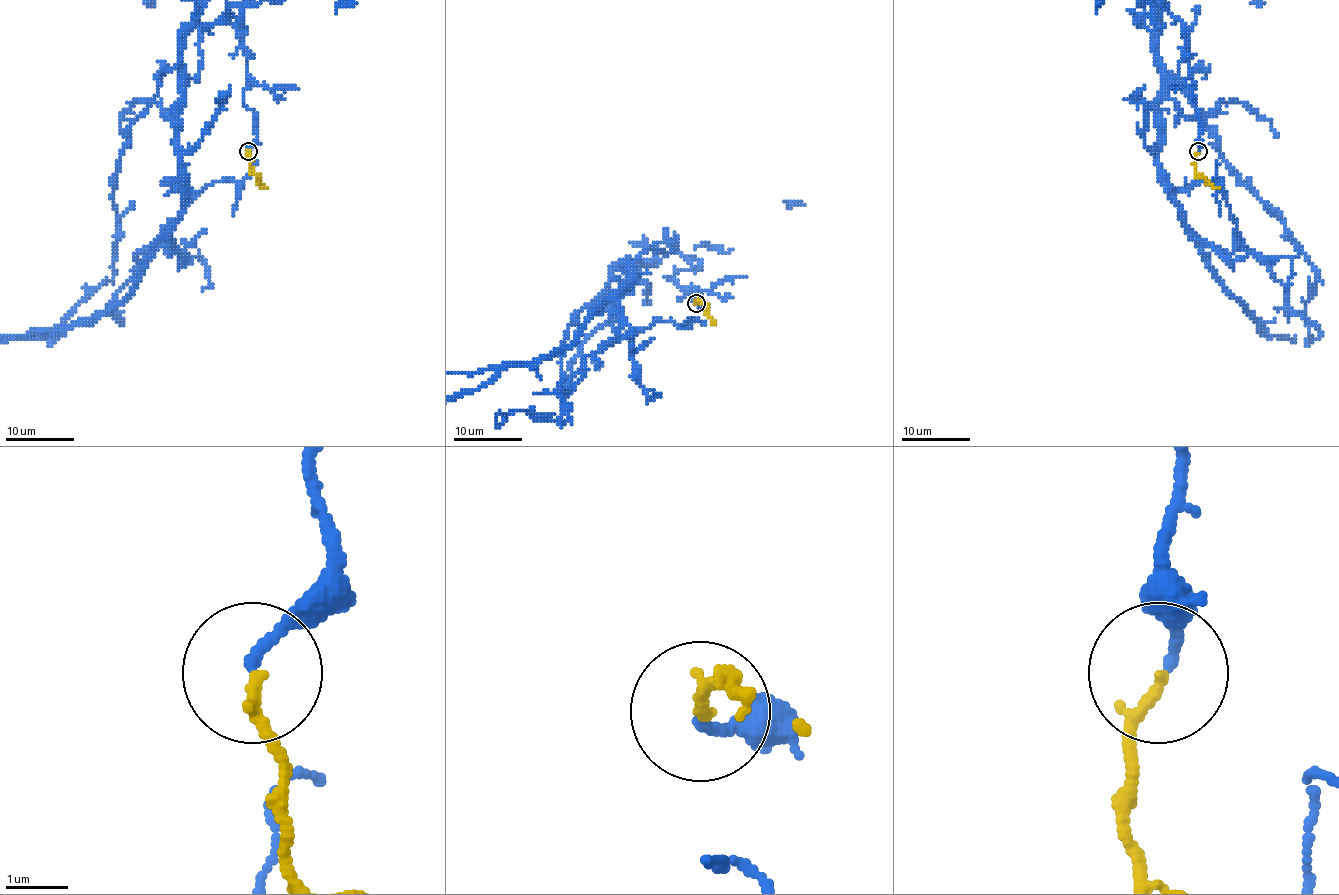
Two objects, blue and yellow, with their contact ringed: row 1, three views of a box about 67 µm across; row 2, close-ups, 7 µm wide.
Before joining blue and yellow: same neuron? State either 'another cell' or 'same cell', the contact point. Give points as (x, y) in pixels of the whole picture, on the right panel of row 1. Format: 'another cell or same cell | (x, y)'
same cell | (1198, 151)

